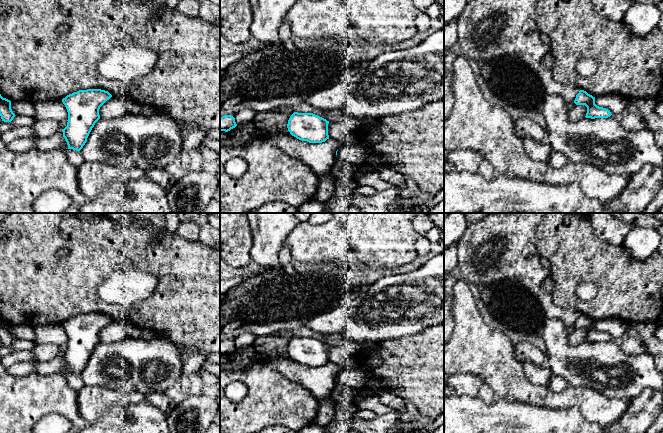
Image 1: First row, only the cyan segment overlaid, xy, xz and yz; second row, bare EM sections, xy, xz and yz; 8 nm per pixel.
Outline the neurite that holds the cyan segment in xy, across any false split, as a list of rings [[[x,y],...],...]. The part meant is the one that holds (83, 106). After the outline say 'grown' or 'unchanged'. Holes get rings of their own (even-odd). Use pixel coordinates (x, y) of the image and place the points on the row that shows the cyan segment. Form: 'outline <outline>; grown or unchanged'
outline [[[101,89],[79,90],[62,99],[68,112],[67,126],[62,130],[68,149],[80,151],[100,119],[99,109],[112,95]]]; unchanged

